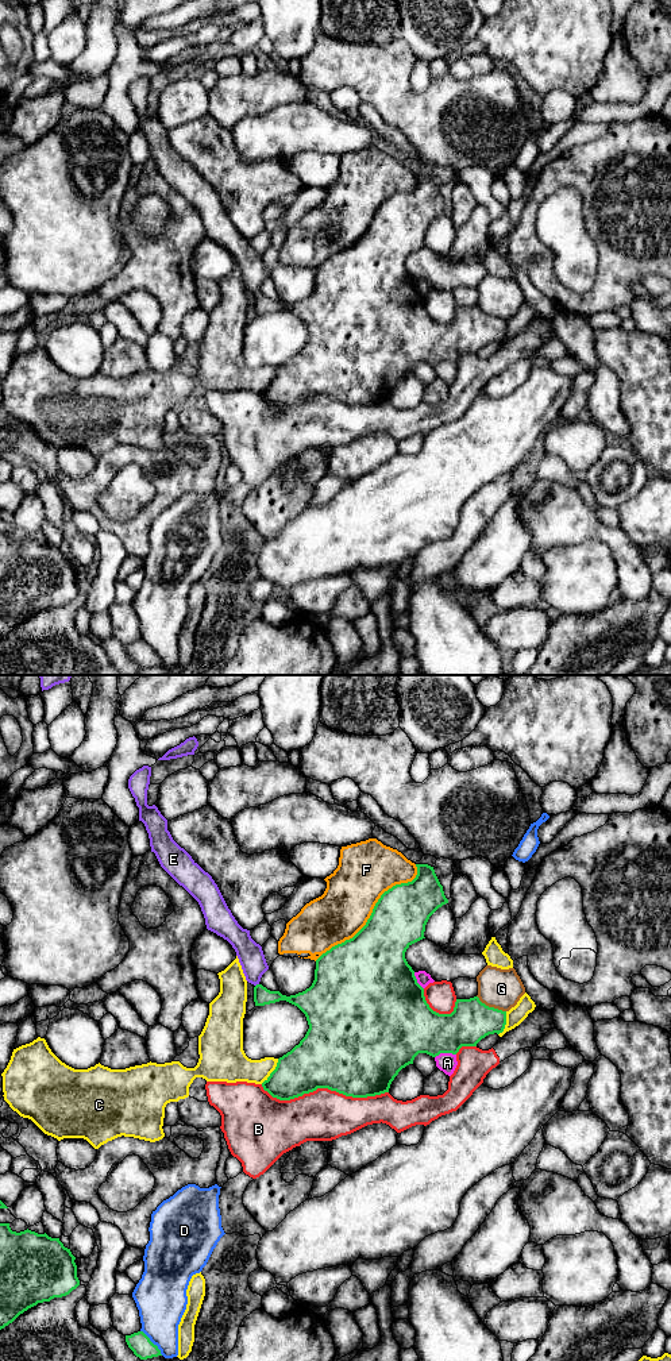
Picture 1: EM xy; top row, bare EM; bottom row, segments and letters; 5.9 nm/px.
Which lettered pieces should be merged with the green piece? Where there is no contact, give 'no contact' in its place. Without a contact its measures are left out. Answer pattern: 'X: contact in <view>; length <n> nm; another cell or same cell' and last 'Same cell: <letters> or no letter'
A: contact in xy; length 130 nm; another cell
B: contact in xy; length 750 nm; another cell
C: contact in xy; length 190 nm; another cell
D: contact in xy; length 200 nm; another cell
E: contact in xy; length 30 nm; same cell
F: contact in xy; length 850 nm; another cell
G: contact in xy; length 200 nm; another cell
Same cell: E

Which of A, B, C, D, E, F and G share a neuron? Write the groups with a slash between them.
A / B / C / D / E / F / G

